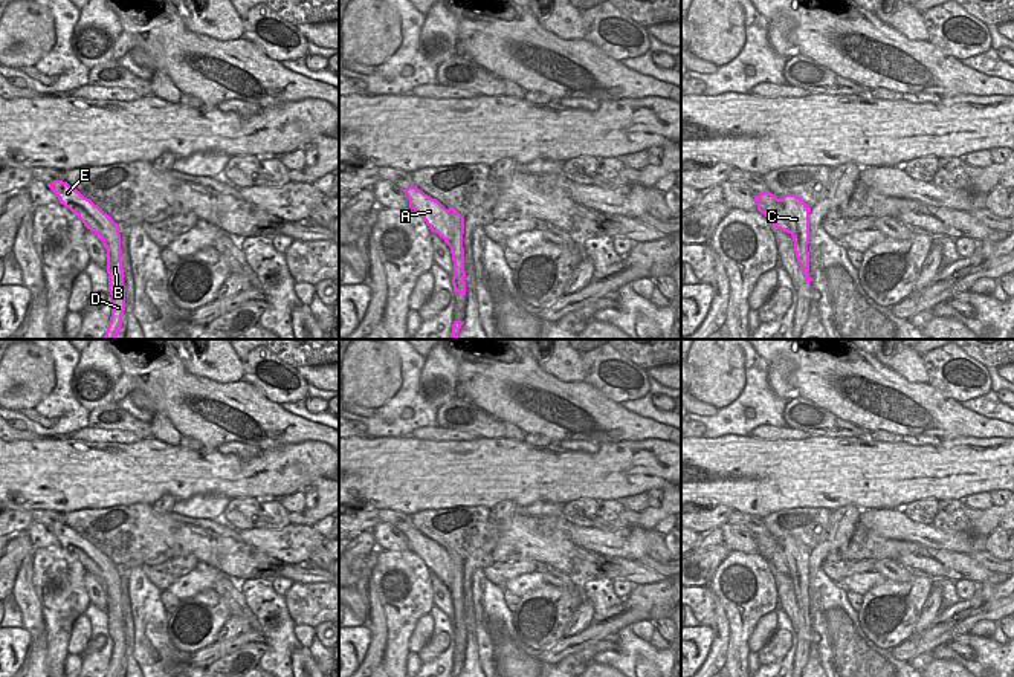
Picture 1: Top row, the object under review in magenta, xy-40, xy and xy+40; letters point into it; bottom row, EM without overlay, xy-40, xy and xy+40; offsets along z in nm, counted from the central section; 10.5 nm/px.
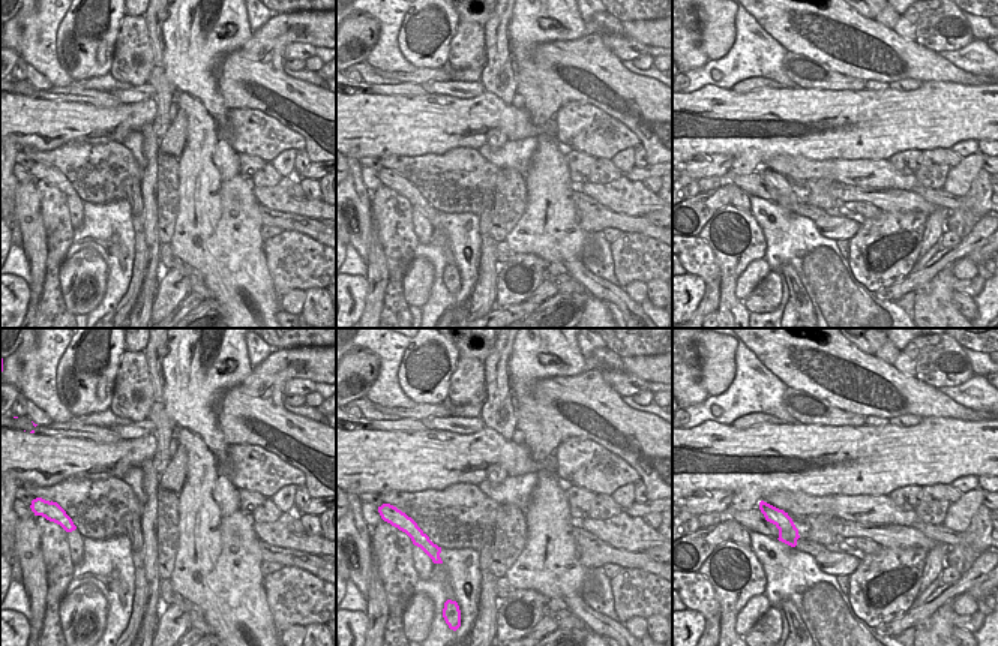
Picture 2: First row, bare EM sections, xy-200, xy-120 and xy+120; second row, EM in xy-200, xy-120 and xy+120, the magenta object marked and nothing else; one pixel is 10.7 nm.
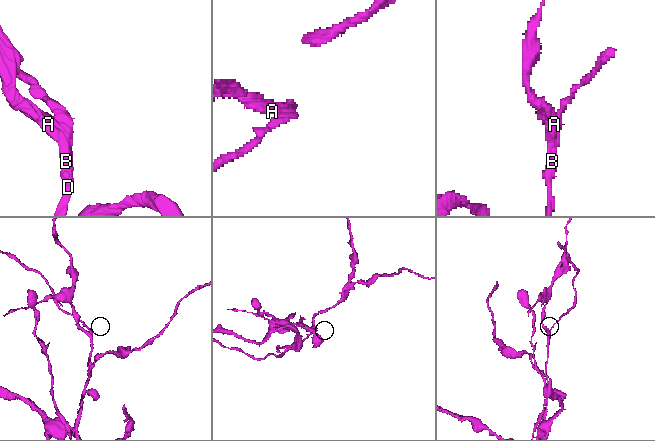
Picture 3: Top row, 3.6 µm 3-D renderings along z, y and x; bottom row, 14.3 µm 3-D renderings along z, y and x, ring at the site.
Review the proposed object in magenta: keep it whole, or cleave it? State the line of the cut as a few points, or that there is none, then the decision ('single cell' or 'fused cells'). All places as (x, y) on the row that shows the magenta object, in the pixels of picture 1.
cut in xy along (446, 210), (443, 217), (452, 223), (463, 262); fused cells

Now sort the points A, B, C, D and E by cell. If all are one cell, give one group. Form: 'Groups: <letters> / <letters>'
Groups: A B D E / C.

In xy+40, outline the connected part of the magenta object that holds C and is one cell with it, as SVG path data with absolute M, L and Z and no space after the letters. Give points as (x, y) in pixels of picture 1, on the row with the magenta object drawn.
M785 194L782 197L782 203L785 206L785 219L791 226L791 237L796 243L800 269L805 277L809 277L809 212L811 208L796 194Z

